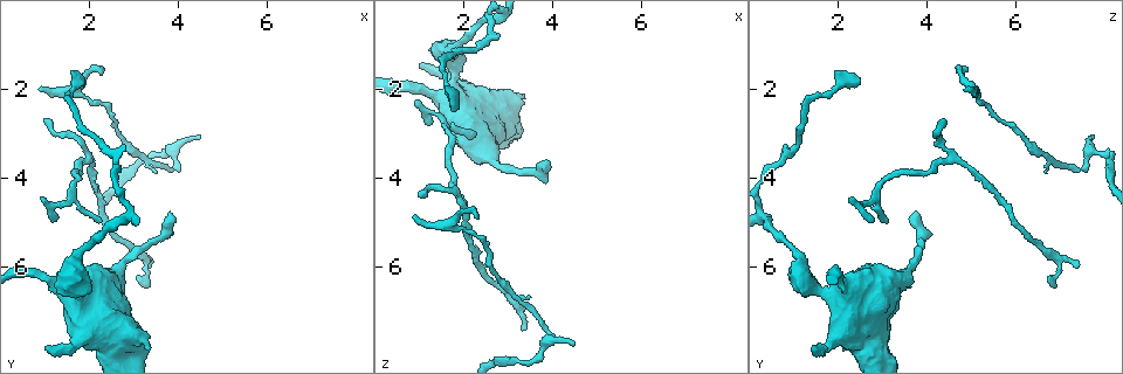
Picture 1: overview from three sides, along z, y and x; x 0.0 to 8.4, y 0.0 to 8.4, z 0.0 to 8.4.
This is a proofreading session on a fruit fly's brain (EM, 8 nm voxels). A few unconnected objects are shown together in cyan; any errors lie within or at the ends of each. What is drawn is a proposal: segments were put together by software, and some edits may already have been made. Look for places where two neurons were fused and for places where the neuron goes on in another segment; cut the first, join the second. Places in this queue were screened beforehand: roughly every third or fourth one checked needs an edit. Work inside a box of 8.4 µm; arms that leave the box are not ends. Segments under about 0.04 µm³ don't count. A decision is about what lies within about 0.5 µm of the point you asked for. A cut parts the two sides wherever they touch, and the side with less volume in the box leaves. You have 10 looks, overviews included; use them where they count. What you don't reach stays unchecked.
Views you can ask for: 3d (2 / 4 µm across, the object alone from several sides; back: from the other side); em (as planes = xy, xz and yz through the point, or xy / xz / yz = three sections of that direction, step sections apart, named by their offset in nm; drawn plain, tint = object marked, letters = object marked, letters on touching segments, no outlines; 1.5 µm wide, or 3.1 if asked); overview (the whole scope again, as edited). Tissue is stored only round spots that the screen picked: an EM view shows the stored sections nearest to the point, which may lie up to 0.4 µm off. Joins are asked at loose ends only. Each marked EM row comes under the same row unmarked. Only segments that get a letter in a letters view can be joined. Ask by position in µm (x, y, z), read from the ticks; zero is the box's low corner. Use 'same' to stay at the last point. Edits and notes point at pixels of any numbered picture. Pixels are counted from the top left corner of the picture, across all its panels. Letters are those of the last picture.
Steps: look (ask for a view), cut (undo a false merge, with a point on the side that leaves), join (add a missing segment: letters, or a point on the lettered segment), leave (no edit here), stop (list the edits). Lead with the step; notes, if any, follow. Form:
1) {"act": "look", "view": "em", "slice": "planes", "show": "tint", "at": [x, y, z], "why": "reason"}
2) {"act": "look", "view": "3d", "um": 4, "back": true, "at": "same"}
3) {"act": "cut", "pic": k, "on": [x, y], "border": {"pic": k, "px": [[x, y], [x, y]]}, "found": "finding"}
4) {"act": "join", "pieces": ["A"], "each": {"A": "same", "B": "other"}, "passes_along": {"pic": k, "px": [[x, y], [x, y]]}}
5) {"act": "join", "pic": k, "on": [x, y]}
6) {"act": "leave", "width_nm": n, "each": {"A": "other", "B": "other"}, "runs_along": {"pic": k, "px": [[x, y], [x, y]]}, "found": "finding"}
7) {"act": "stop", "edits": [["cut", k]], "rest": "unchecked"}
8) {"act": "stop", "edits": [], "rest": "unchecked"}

{"act": "look", "view": "em", "slice": "yz", "step": 8, "show": "letters", "at": [2.30, 1.60, 4.90], "why": "thin end"}

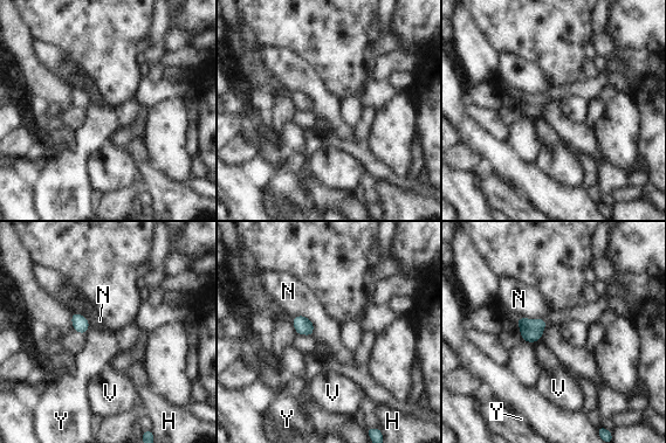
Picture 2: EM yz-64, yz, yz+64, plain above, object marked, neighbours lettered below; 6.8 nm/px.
{"act": "leave", "each": {"H": "other", "N": "other", "V": "other", "Y": "other"}, "border": {"pic": 2, "px": [[544, 318], [516, 319]]}, "found": "no lettered segment goes on from it"}

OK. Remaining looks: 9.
{"act": "look", "view": "em", "slice": "planes", "show": "letters", "at": [3.75, 4.80, 3.85], "why": "thin end"}

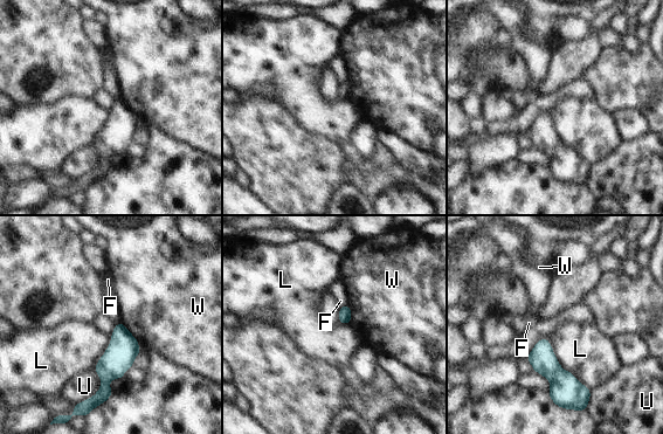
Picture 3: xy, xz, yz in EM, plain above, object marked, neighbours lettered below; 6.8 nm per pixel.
{"act": "leave", "longest_contact_nm": ["L", 480], "each": {"F": "other", "L": "other", "U": "other", "W": "other"}, "found": "no lettered segment goes on from it"}

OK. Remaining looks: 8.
{"act": "look", "view": "em", "slice": "xy", "step": 8, "show": "tint", "at": [3.40, 5.95, 7.35], "why": "tapers out"}

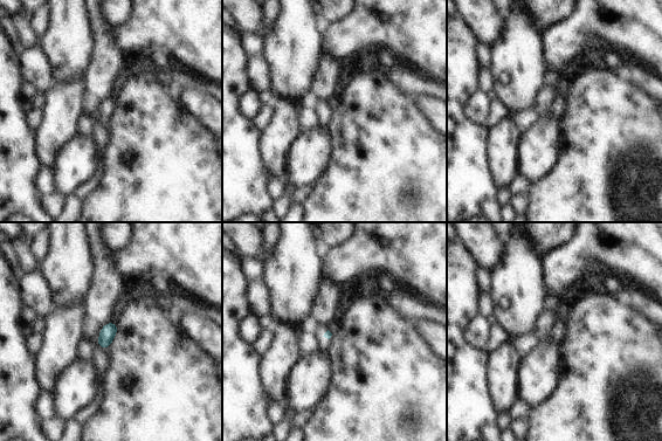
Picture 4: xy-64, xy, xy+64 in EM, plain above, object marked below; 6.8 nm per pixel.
{"act": "look", "view": "em", "slice": "planes", "show": "tint", "at": "same", "why": "cut it another way"}

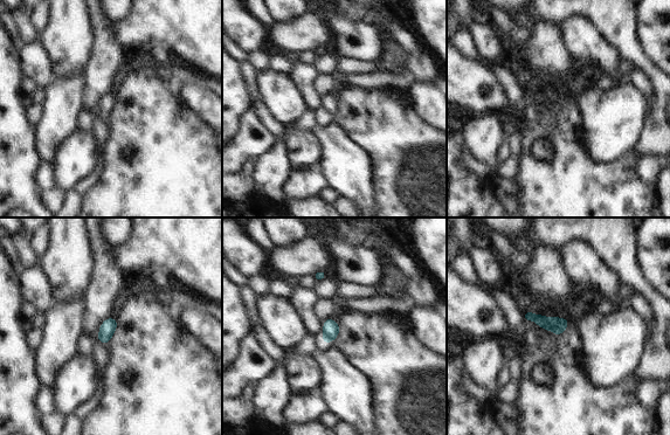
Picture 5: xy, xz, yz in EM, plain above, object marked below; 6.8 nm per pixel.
{"act": "look", "view": "em", "slice": "planes", "show": "letters", "at": "same", "why": "what lies round it"}

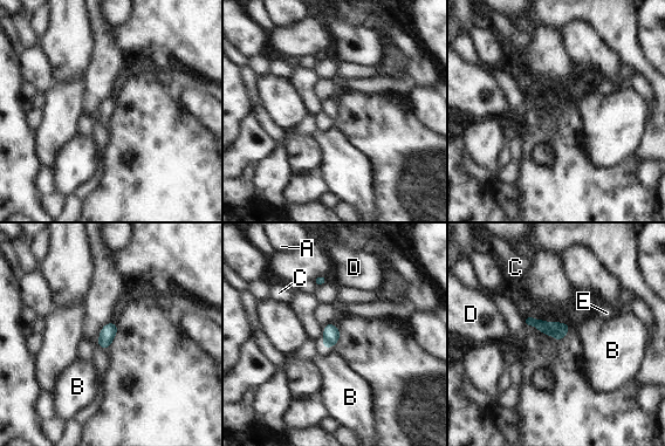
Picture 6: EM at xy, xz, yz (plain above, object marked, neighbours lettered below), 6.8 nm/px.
{"act": "join", "pieces": ["B"], "width_nm": 110, "each": {"A": "other", "B": "same", "C": "other", "D": "other", "E": "other"}, "passes_along": {"pic": 6, "px": [[331, 334], [327, 348], [340, 381]]}, "found": "the neuron continues"}

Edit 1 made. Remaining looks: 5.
{"act": "look", "view": "3d", "um": 4, "at": [4.50, 3.05, 7.75], "why": "thin end"}

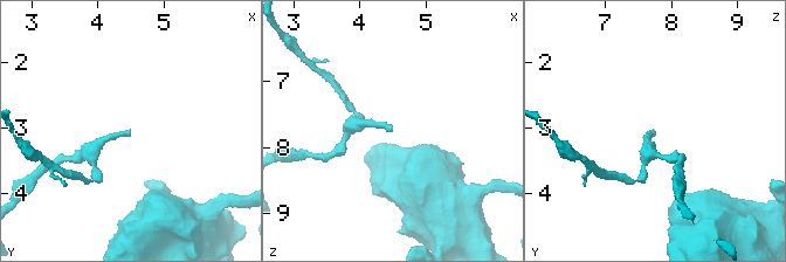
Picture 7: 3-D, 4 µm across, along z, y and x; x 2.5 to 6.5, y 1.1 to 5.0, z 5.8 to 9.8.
{"act": "look", "view": "em", "slice": "planes", "show": "letters", "at": [4.45, 3.05, 7.70], "why": "need the tissue"}

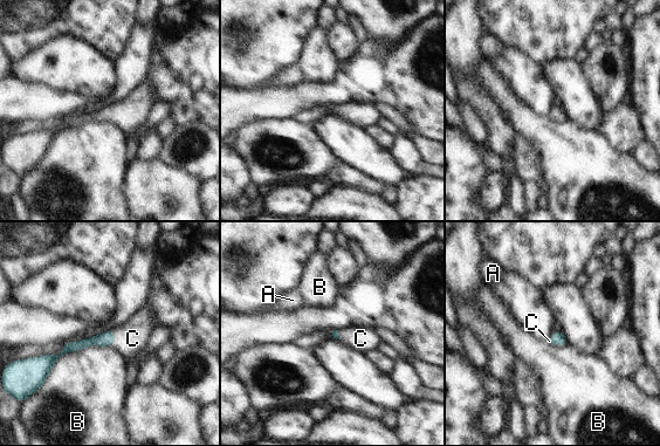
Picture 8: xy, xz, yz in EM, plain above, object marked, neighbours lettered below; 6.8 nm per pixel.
{"act": "join", "pieces": ["C"], "each": {"A": "other", "B": "other", "C": "same"}, "passes_along": {"pic": 8, "px": [[107, 338], [114, 338], [132, 338]]}, "found": "the neuron continues"}

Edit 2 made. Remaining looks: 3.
{"act": "stop", "edits": [["join", 6], ["join", 8]], "rest": "unchecked"}

